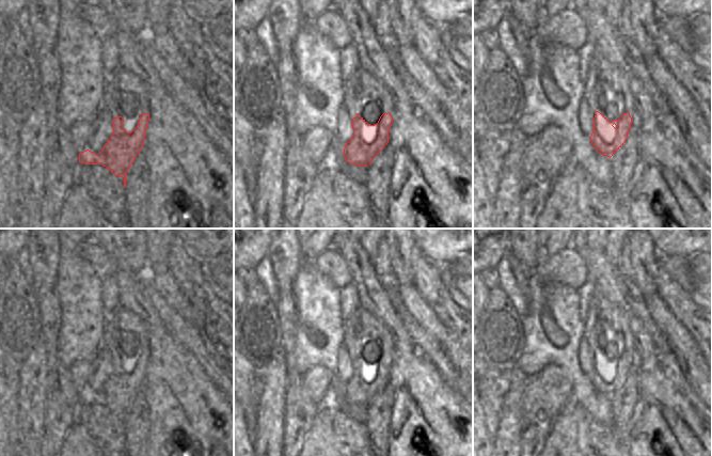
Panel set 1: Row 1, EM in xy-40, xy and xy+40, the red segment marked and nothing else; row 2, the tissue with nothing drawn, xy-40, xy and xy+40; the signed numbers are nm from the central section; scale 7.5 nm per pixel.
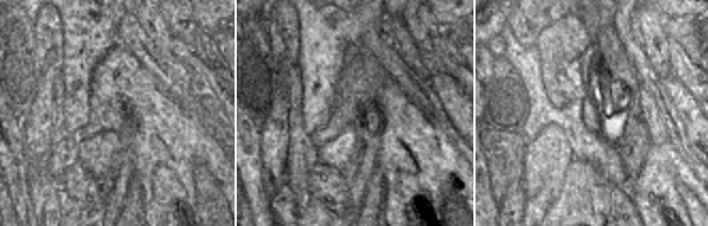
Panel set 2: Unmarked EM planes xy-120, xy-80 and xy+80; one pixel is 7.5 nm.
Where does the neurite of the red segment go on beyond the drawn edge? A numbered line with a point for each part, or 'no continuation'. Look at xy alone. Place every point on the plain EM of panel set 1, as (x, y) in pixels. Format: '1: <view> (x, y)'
1: xy (363, 333)

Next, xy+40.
1: xy+40 (607, 330)

